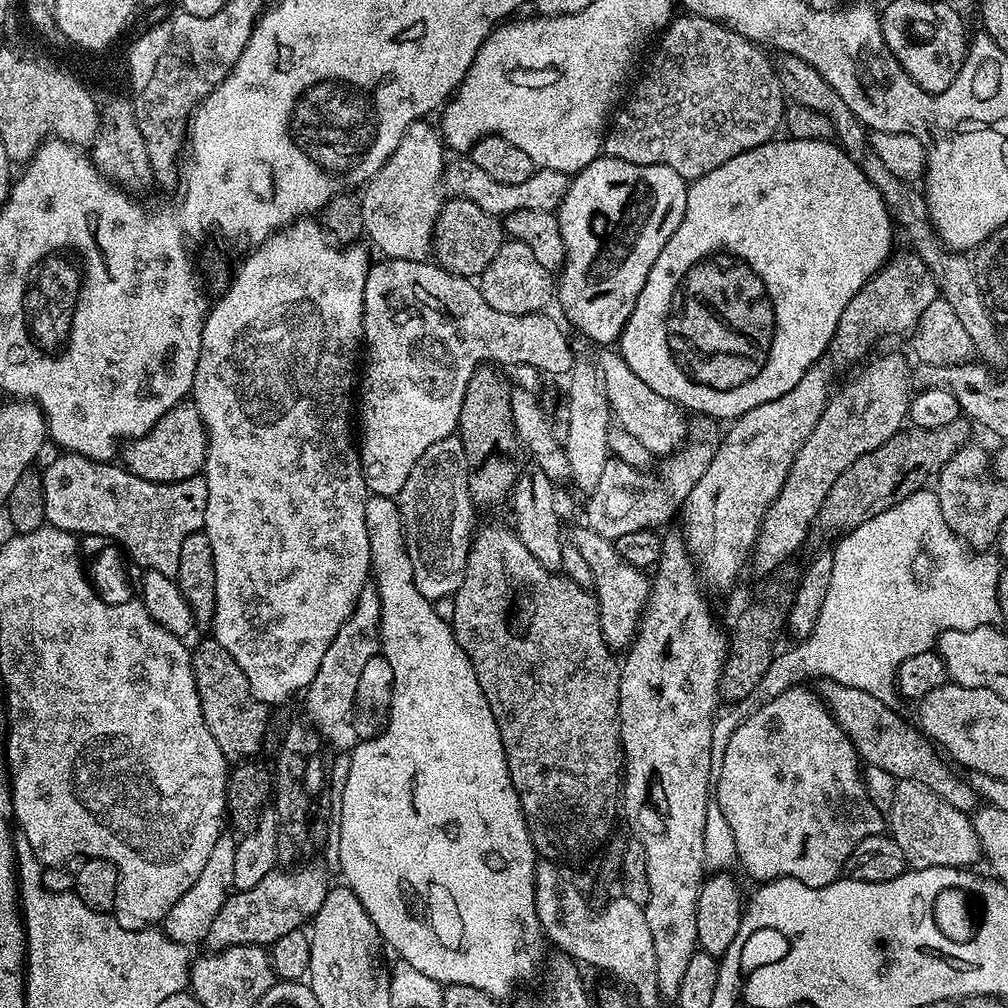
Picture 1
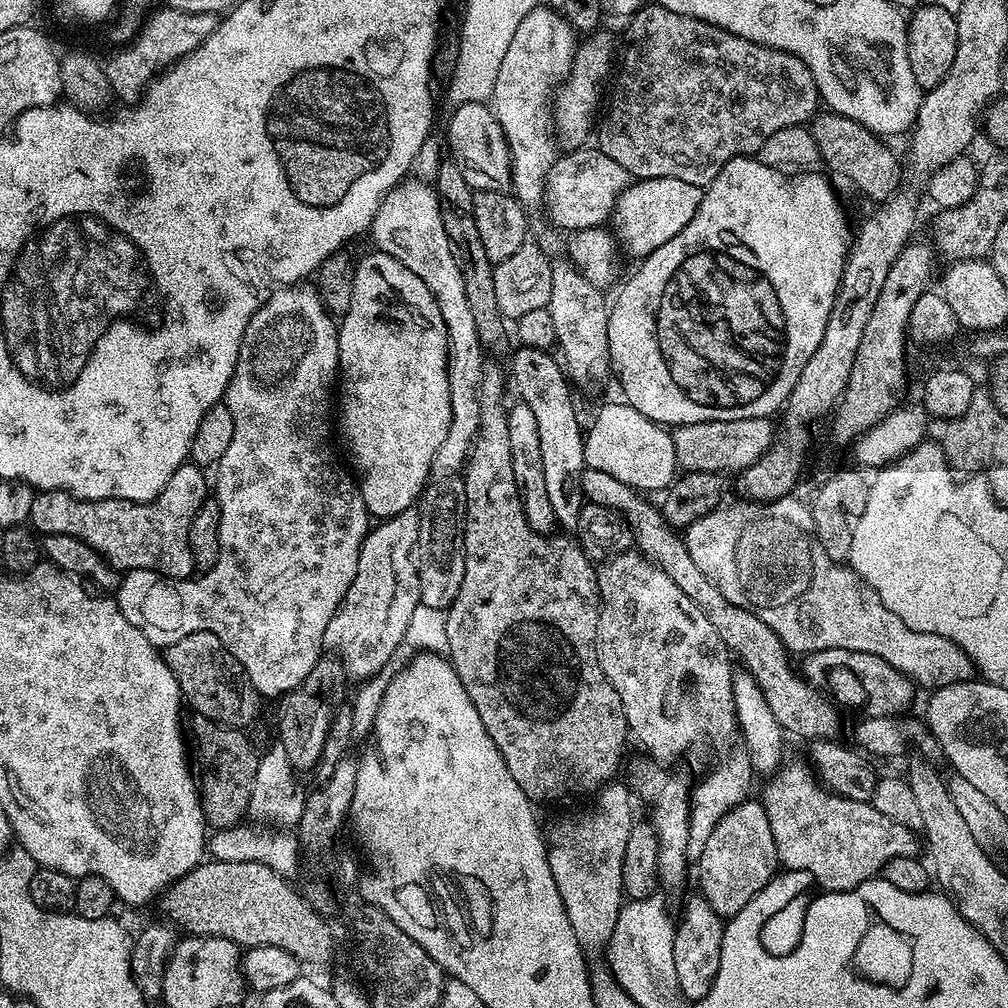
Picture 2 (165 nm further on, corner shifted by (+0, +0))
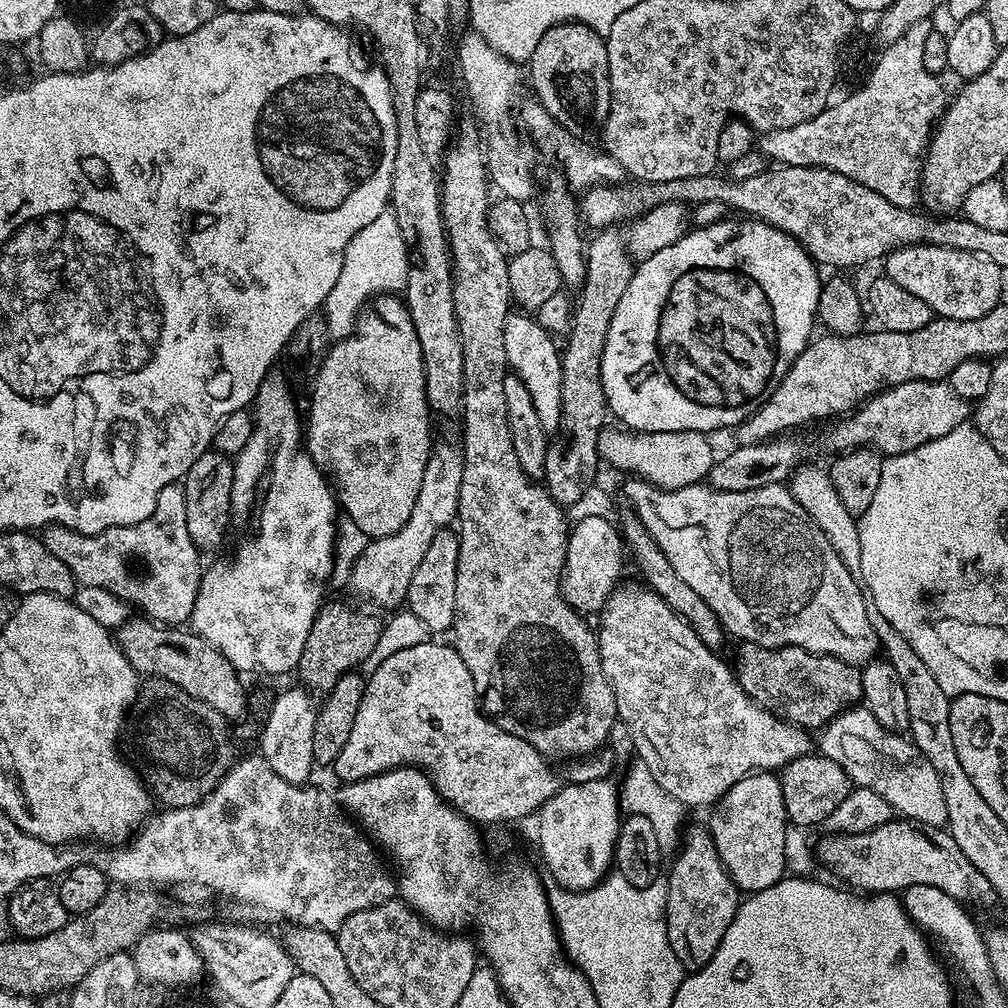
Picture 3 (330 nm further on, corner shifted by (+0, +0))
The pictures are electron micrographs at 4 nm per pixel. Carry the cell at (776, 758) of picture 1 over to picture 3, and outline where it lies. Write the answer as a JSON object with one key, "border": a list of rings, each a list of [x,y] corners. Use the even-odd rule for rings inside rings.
{"border":[[[893,818],[892,821],[888,824],[883,824],[882,826],[878,826],[877,828],[871,828],[869,832],[857,832],[855,834],[840,834],[835,838],[828,838],[832,840],[824,840],[820,845],[818,843],[815,845],[814,853],[815,859],[825,864],[826,867],[829,868],[830,871],[833,872],[834,875],[837,876],[840,881],[843,882],[849,889],[859,890],[864,894],[900,894],[903,893],[905,888],[909,888],[910,886],[918,886],[921,884],[922,886],[938,886],[938,890],[942,890],[946,894],[950,894],[950,898],[954,898],[955,900],[959,900],[961,902],[967,902],[969,900],[972,904],[992,904],[997,903],[998,897],[994,889],[990,886],[990,882],[986,882],[986,877],[982,875],[977,868],[972,865],[970,862],[970,858],[966,858],[966,854],[962,854],[962,850],[958,850],[958,842],[954,842],[954,838],[951,834],[949,834],[946,830],[936,830],[940,832],[936,832],[933,836],[927,836],[925,829],[923,827],[917,826],[913,821],[907,818]]]}

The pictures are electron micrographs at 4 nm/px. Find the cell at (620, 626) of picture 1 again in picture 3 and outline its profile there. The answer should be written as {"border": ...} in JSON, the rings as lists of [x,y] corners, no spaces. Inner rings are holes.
{"border":[[[621,583],[606,598],[604,607],[598,613],[600,619],[600,628],[598,624],[598,643],[600,645],[600,661],[602,662],[602,670],[606,674],[606,678],[610,682],[610,686],[614,690],[614,698],[616,699],[616,714],[619,723],[625,724],[632,735],[632,747],[635,755],[639,757],[643,764],[650,770],[650,774],[654,774],[654,778],[658,782],[658,786],[662,786],[662,790],[666,790],[666,794],[675,803],[683,804],[689,809],[700,808],[703,804],[707,806],[715,805],[722,794],[726,794],[726,790],[730,790],[730,786],[734,786],[734,782],[738,782],[742,778],[752,775],[754,772],[772,772],[786,767],[788,763],[799,756],[809,755],[814,748],[814,740],[812,740],[805,729],[800,728],[796,724],[789,724],[787,720],[776,716],[773,712],[767,710],[749,698],[746,690],[742,690],[742,686],[736,680],[736,673],[724,660],[719,660],[713,649],[707,648],[702,642],[702,638],[698,638],[698,634],[694,634],[694,630],[683,616],[677,614],[672,607],[657,592],[653,592],[651,588],[643,583],[624,584]]]}

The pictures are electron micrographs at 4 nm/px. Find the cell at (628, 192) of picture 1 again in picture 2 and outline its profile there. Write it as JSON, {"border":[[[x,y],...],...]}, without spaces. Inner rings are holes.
{"border":[[[663,176],[653,180],[636,180],[629,183],[612,207],[611,231],[625,253],[628,251],[635,258],[643,258],[658,250],[658,246],[670,242],[674,234],[688,225],[698,210],[701,195],[701,188],[678,178]]]}

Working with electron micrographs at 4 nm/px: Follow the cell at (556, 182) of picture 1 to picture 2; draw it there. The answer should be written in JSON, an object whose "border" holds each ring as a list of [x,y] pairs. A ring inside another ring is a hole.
{"border":[[[580,146],[569,156],[561,155],[544,182],[543,207],[548,207],[549,218],[557,224],[553,225],[568,234],[601,227],[611,217],[613,205],[630,183],[628,172],[622,170],[614,158],[600,151],[599,147],[588,147]]]}

